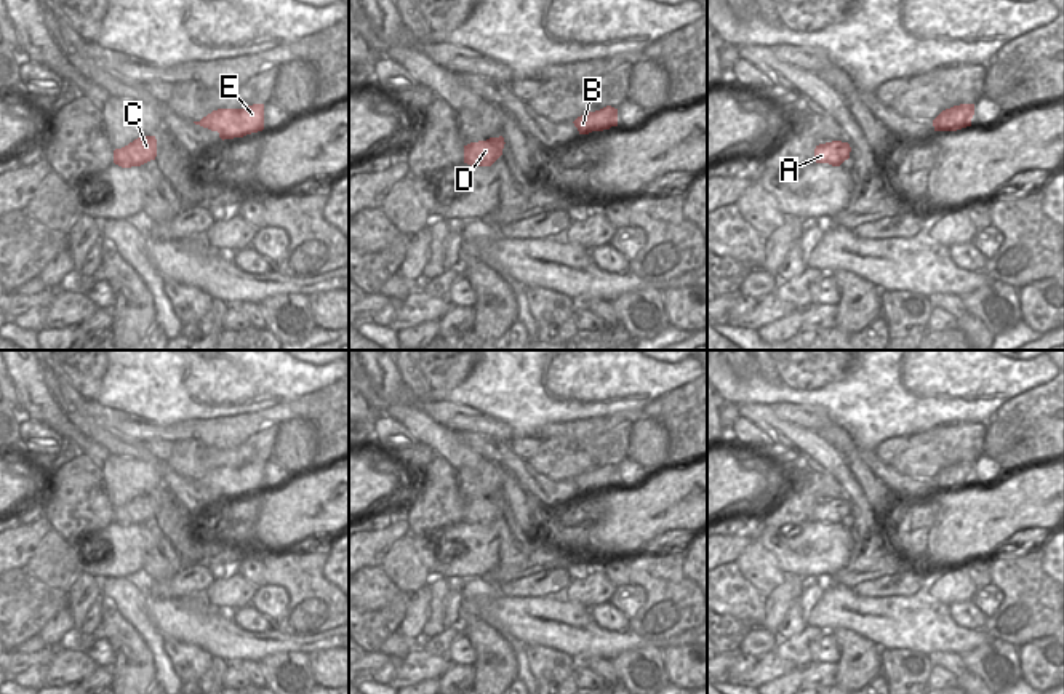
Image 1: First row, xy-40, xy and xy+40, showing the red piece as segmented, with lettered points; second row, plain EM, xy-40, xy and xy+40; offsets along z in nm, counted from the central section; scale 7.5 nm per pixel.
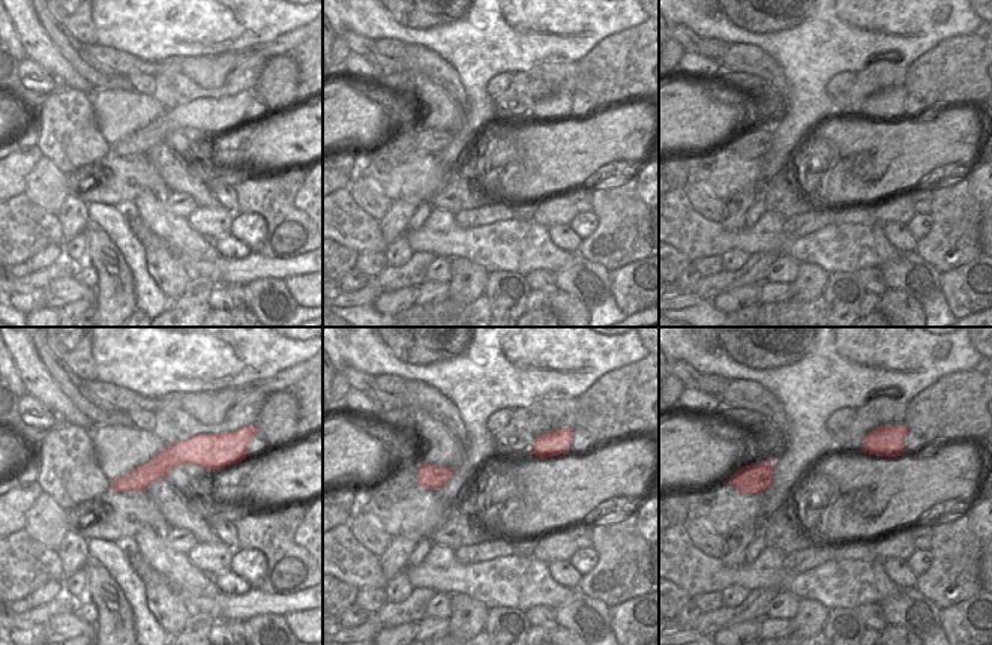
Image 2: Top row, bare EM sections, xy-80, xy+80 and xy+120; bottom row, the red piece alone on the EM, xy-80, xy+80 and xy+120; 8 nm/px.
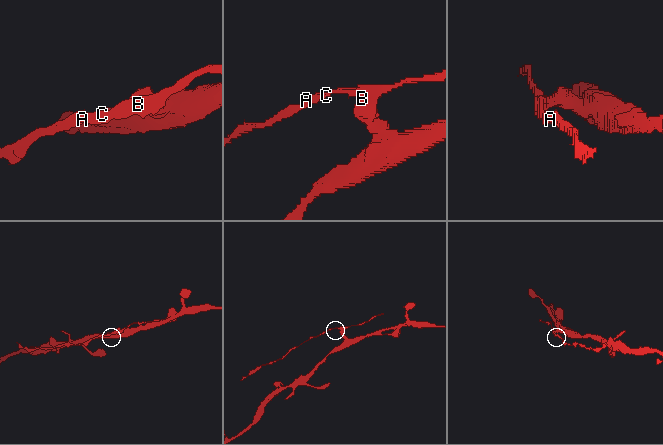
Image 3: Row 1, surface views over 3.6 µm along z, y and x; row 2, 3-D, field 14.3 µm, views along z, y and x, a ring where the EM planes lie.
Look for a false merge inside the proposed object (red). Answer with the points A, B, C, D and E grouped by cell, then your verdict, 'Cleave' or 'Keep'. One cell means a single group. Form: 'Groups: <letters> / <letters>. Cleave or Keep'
Groups: A C D E / B. Cleave

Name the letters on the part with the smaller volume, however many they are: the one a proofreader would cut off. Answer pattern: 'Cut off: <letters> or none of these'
Cut off: A, C, D, E

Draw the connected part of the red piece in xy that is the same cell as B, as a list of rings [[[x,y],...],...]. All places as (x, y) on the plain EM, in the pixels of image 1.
[[[606,464],[600,469],[587,470],[578,475],[573,481],[578,486],[579,493],[610,488],[611,485],[616,485],[616,467]]]

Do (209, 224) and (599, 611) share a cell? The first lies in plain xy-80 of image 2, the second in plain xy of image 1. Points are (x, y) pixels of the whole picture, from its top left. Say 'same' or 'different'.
different

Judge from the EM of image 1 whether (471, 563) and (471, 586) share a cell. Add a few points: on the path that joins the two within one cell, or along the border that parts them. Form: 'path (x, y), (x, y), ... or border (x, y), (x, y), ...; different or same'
border (482, 576), (472, 576), (461, 582); different

